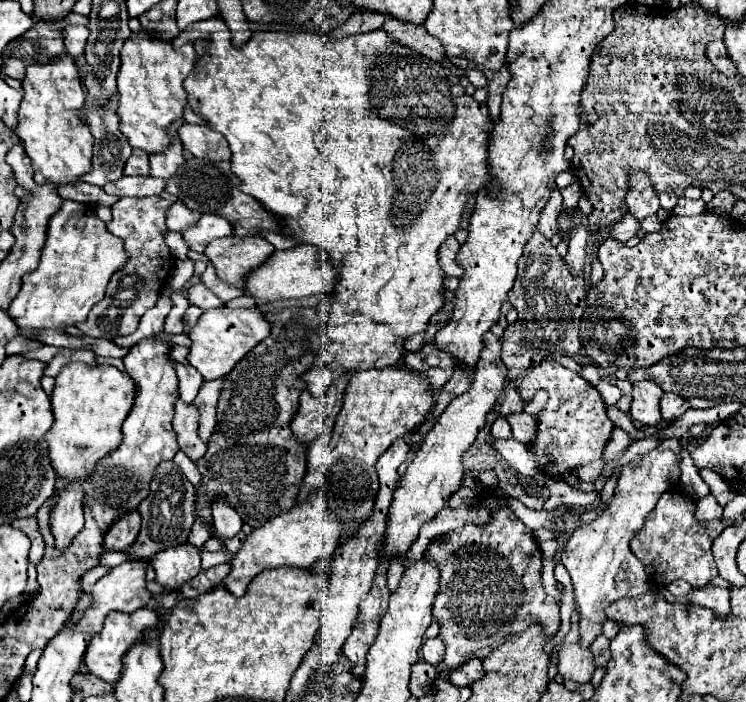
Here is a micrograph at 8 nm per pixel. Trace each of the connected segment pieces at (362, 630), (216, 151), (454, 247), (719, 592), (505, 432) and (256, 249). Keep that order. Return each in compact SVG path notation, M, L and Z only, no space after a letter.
M378 571L378 577L374 579L372 589L368 591L368 597L360 605L356 627L352 629L350 639L342 647L342 653L348 657L352 665L352 673L356 677L364 675L366 653L370 649L370 643L376 639L378 623L384 617L384 611L388 607L388 597L390 597L390 589L386 585L386 573Z
M184 123L178 129L178 137L194 157L200 159L214 159L214 161L228 161L230 159L230 149L226 139L212 131L208 125L190 125Z
M450 235L442 245L440 245L440 269L446 275L452 277L460 277L462 275L462 267L456 263L456 253L460 251L460 243Z
M708 583L704 589L692 591L688 597L684 597L682 601L686 603L696 603L696 605L704 605L708 609L712 609L716 615L728 615L730 613L730 591L728 589L720 589L714 587L712 583Z
M498 417L498 419L492 423L490 433L492 433L494 437L502 437L502 439L512 437L512 433L510 433L510 425L508 425L508 421L506 421L504 417Z
M230 235L228 239L214 239L204 251L216 267L218 277L240 289L244 287L244 277L272 253L274 247L258 235L252 235L252 239L240 239L236 235Z

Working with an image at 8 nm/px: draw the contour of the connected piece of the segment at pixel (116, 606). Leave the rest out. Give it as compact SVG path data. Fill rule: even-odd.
M132 561L132 563L122 563L118 567L114 567L108 575L104 575L100 581L94 583L90 595L92 595L92 603L90 607L84 609L84 615L78 619L74 631L84 631L84 633L98 633L102 623L104 623L104 617L110 613L110 611L120 611L120 613L134 613L136 609L144 607L148 601L150 601L150 593L146 591L146 579L144 579L144 573L146 573L146 567L148 563L144 561Z

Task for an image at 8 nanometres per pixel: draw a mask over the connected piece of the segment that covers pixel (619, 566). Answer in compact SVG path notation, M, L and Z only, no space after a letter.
M650 451L642 455L642 461L638 465L624 465L618 475L616 493L606 511L592 523L576 527L576 531L570 535L562 551L560 563L568 569L572 577L576 607L580 611L578 627L582 647L590 647L594 637L602 633L602 625L606 621L604 609L612 601L624 595L636 597L644 591L650 591L650 579L644 571L644 565L640 563L640 559L634 557L628 543L632 535L636 535L636 531L644 525L644 519L658 503L658 497L664 491L672 489L672 477L676 483L680 481L678 457L672 451Z

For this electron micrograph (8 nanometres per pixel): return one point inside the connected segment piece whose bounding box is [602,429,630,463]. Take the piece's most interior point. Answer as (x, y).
(620, 440)

